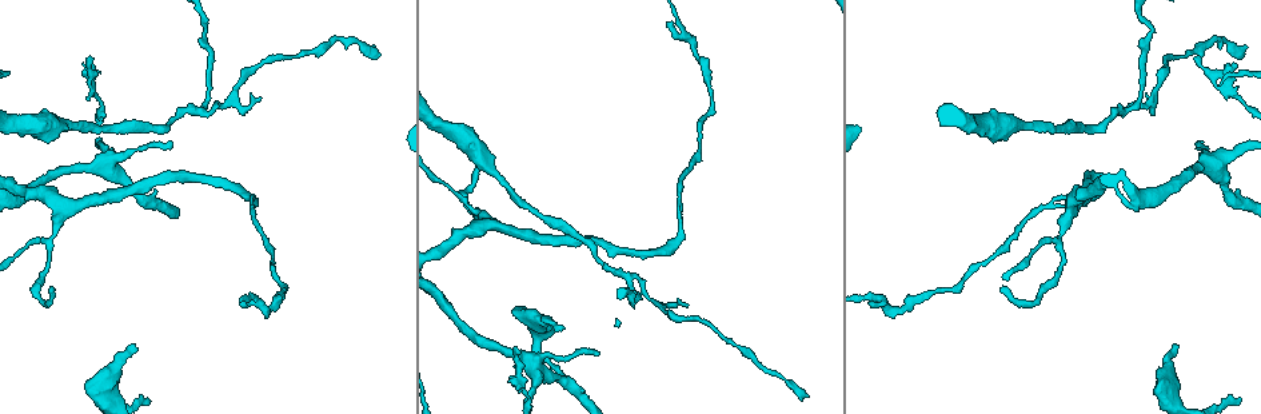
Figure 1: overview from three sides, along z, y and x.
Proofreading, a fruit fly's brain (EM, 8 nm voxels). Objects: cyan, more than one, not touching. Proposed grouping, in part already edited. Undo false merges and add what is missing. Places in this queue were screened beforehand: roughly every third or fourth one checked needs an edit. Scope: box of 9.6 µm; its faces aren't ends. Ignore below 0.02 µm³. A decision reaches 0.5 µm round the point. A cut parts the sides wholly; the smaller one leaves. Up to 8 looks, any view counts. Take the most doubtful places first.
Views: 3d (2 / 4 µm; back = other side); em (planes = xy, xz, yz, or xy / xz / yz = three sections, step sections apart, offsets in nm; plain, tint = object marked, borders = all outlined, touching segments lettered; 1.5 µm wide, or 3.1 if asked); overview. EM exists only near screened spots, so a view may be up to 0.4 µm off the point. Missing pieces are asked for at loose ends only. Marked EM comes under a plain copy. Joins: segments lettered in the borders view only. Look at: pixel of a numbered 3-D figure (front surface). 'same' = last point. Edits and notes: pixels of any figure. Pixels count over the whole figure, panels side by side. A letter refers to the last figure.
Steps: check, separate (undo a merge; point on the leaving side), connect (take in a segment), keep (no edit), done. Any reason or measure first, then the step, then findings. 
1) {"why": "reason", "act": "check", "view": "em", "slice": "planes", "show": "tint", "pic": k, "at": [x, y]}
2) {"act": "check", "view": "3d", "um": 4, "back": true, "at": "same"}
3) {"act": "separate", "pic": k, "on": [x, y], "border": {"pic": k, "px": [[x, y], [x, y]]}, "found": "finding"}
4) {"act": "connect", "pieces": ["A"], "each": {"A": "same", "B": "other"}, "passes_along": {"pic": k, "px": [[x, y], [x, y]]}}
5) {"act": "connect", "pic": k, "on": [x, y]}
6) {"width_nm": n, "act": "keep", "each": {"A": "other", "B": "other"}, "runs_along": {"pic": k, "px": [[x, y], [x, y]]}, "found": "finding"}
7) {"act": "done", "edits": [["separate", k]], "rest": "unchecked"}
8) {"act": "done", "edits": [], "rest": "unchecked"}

{"why": "branch stops here", "act": "check", "view": "3d", "um": 2, "back": true, "pic": 1, "at": [133, 347]}

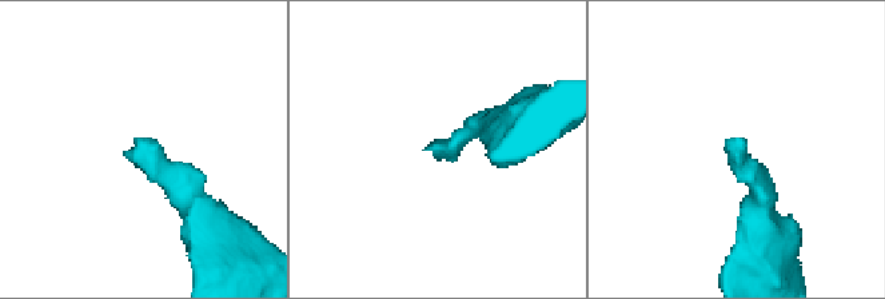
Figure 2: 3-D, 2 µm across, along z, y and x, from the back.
{"act": "check", "view": "em", "slice": "planes", "show": "borders", "pic": 2, "at": [138, 139]}

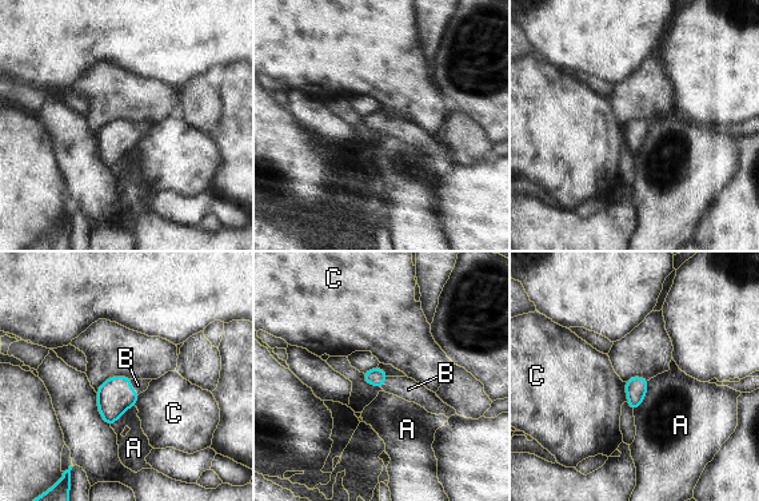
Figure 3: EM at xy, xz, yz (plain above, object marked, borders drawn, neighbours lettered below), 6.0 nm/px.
{"longest_contact_nm": ["A", 220], "act": "connect", "pieces": ["B"], "each": {"A": "other", "B": "same", "C": "other"}, "passes_along": {"pic": 3, "px": [[115, 396], [130, 388], [138, 385]]}, "found": "it goes on there"}

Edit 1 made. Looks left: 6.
{"act": "check", "view": "overview"}

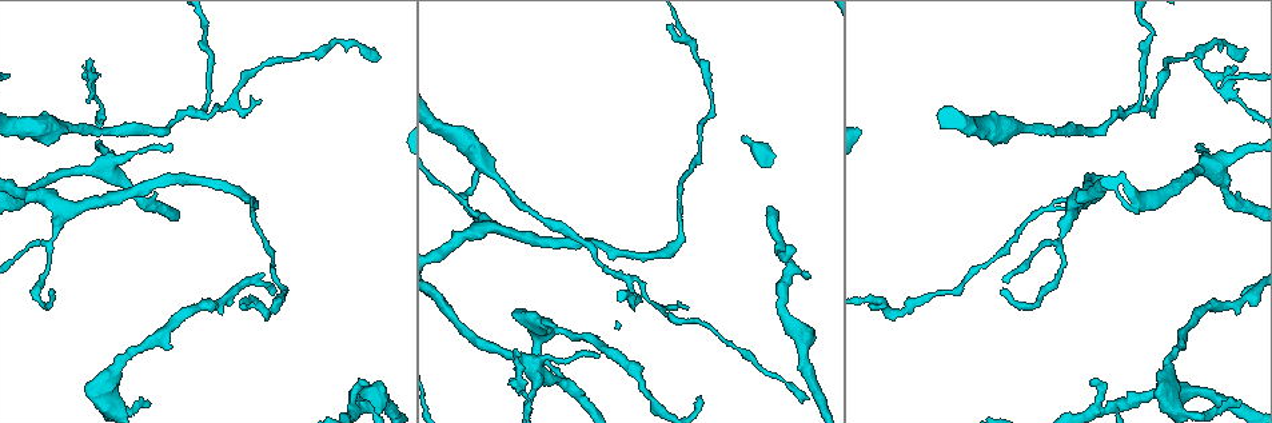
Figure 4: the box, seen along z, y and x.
{"why": "thin neck", "act": "check", "view": "em", "slice": "xz", "step": 4, "show": "tint", "pic": 4, "at": [341, 40]}

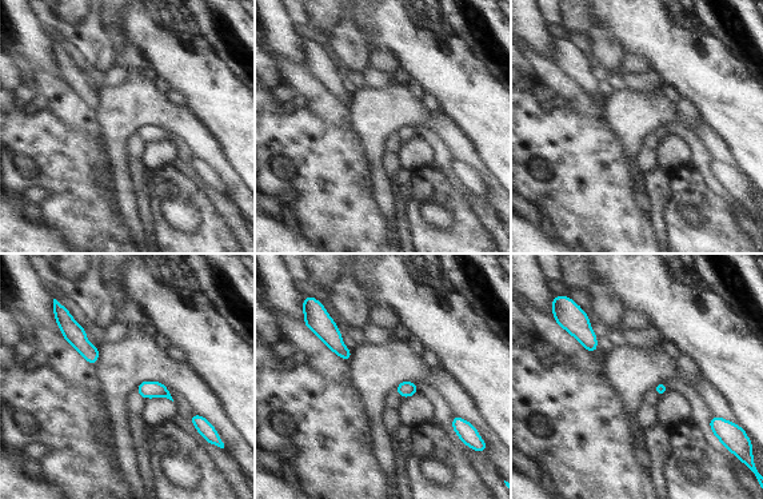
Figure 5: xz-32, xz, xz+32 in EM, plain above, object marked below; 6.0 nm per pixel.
{"act": "check", "view": "em", "slice": "xz", "step": 4, "show": "borders", "at": "same"}

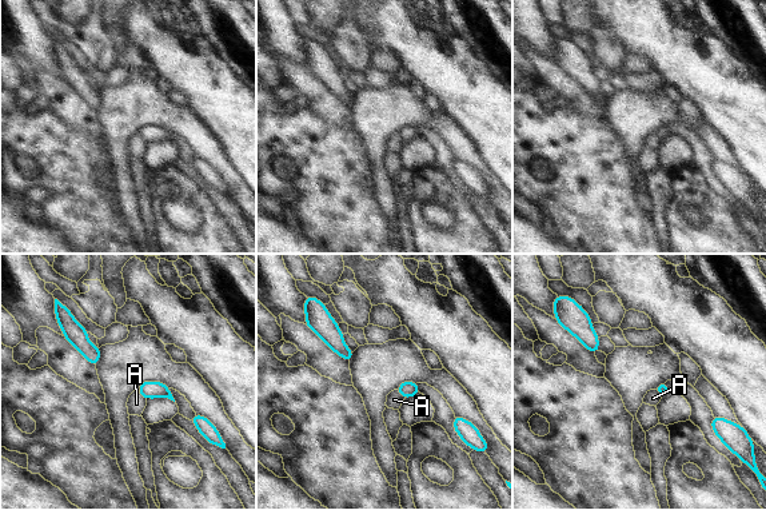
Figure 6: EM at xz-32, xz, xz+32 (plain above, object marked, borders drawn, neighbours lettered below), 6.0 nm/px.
{"longest_contact_nm": ["A", 90], "act": "keep", "each": {"A": "other"}, "border": {"pic": 6, "px": [[138, 389], [146, 399]]}, "found": "one cell here"}

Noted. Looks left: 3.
{"act": "done", "edits": [["connect", 3]], "rest": "unchecked"}

